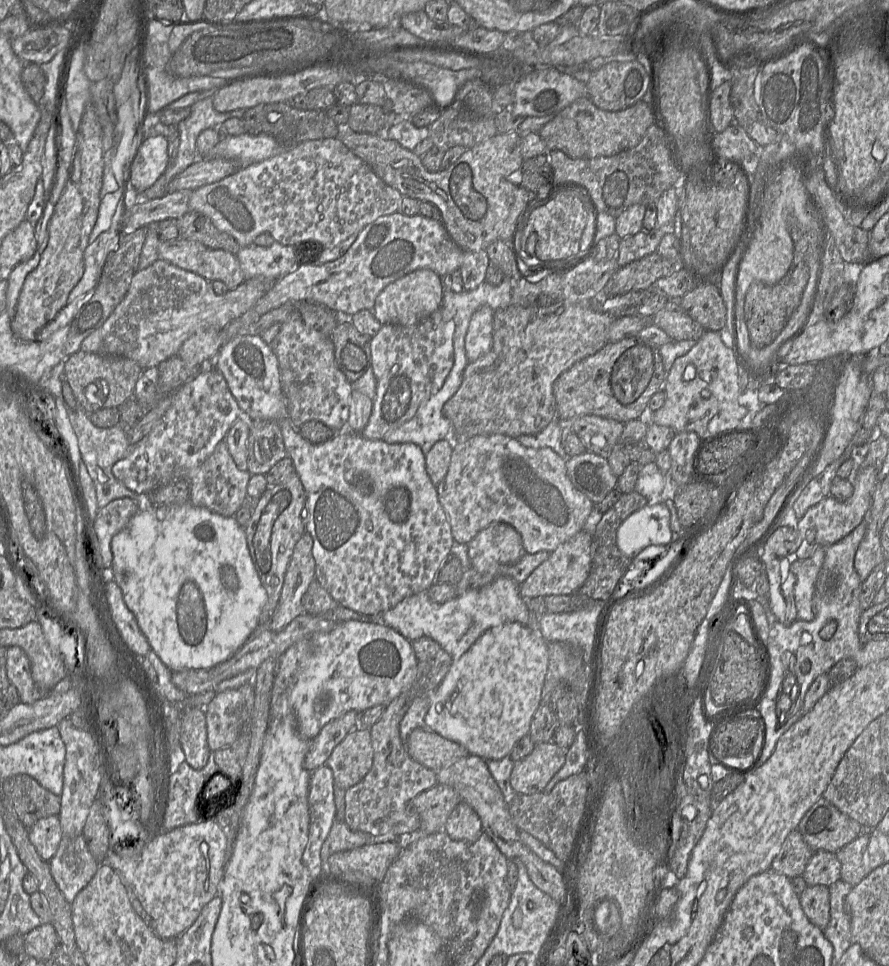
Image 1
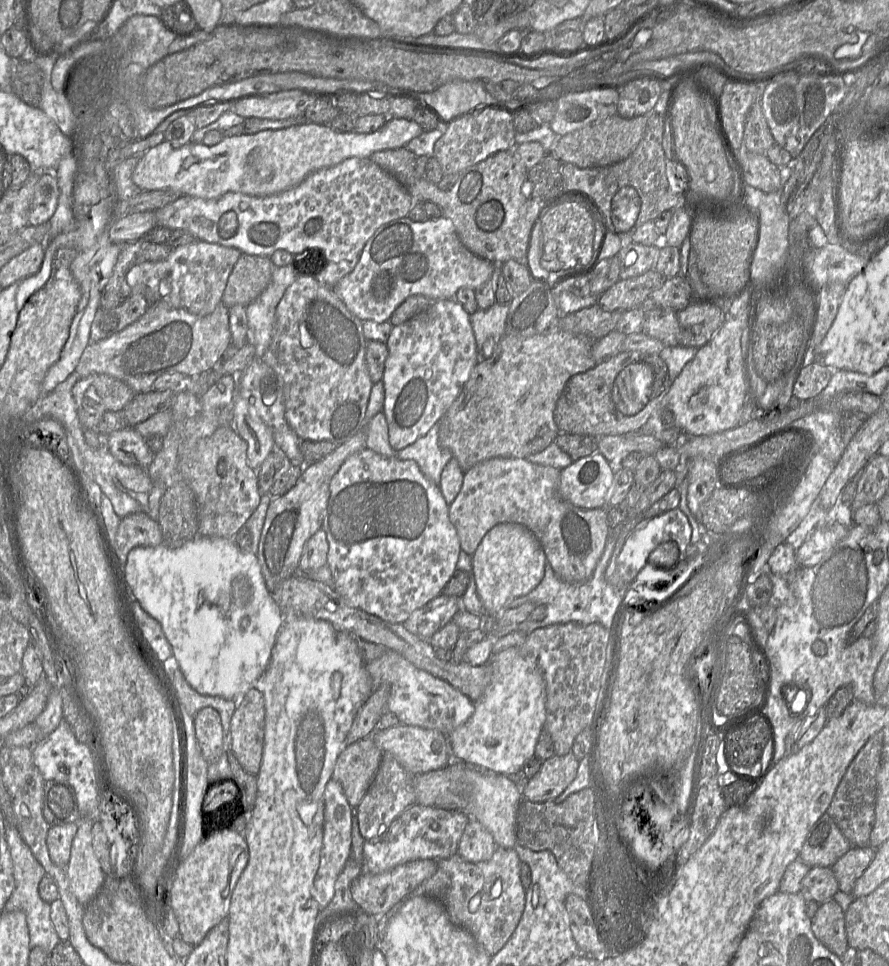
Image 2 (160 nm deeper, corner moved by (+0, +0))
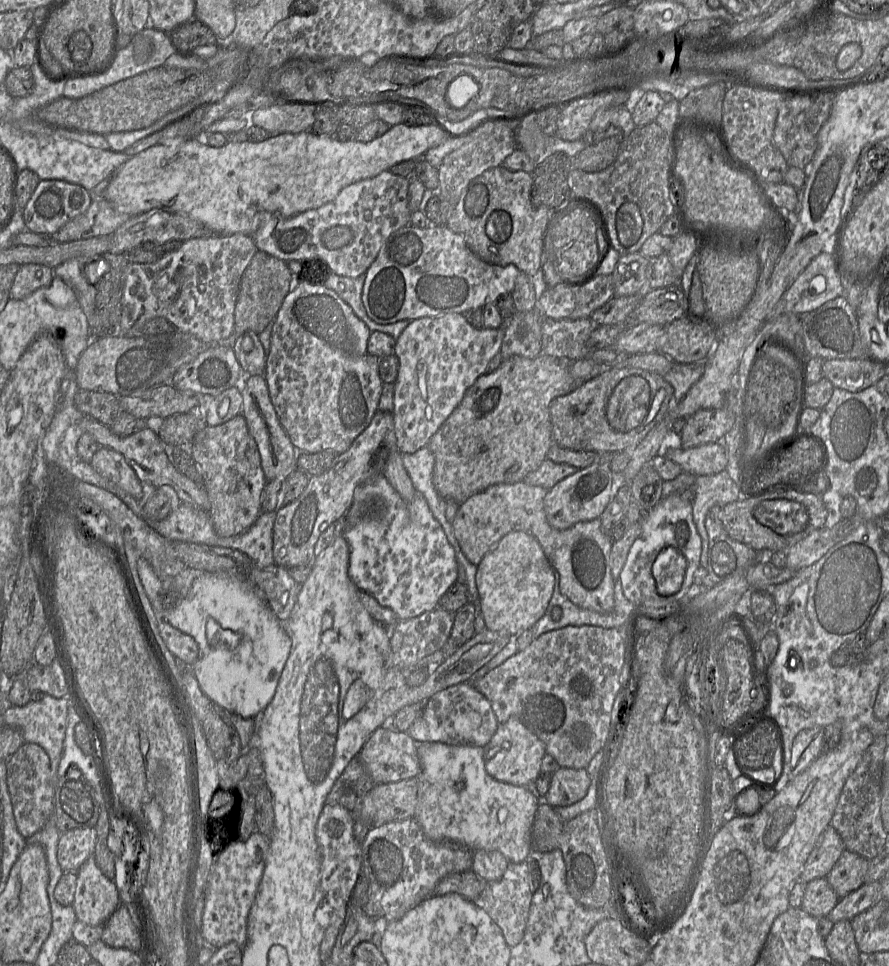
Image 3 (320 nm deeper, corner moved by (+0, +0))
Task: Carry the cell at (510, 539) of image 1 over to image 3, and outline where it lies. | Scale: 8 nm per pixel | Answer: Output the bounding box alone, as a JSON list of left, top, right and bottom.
[476,533,553,635]

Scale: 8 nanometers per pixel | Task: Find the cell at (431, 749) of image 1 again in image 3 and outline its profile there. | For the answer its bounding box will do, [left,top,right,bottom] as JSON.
[359,727,421,785]

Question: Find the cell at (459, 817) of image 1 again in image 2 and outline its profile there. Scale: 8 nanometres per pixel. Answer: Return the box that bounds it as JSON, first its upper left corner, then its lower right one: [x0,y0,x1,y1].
[458,818,497,863]

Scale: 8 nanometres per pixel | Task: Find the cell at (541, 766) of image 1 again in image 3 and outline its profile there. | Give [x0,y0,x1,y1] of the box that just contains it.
[545,767,590,807]

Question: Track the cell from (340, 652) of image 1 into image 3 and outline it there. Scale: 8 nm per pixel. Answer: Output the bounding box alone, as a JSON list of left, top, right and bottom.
[407,682,498,747]

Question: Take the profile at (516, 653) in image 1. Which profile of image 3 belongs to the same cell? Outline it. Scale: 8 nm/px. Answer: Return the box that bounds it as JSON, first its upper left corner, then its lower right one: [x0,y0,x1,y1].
[484,717,546,787]

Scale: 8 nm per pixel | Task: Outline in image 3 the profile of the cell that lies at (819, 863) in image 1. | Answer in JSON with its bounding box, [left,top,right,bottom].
[802,878,840,919]

